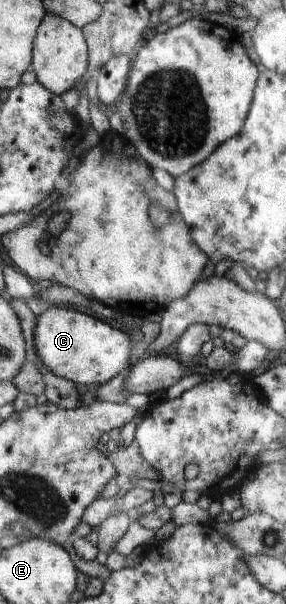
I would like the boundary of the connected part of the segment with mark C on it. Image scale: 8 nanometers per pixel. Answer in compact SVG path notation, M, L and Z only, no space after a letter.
M54 305L45 306L44 312L37 316L34 326L34 348L38 360L52 374L84 386L86 384L96 386L112 381L122 370L132 366L130 364L132 344L128 334L88 314L70 308L54 308Z

